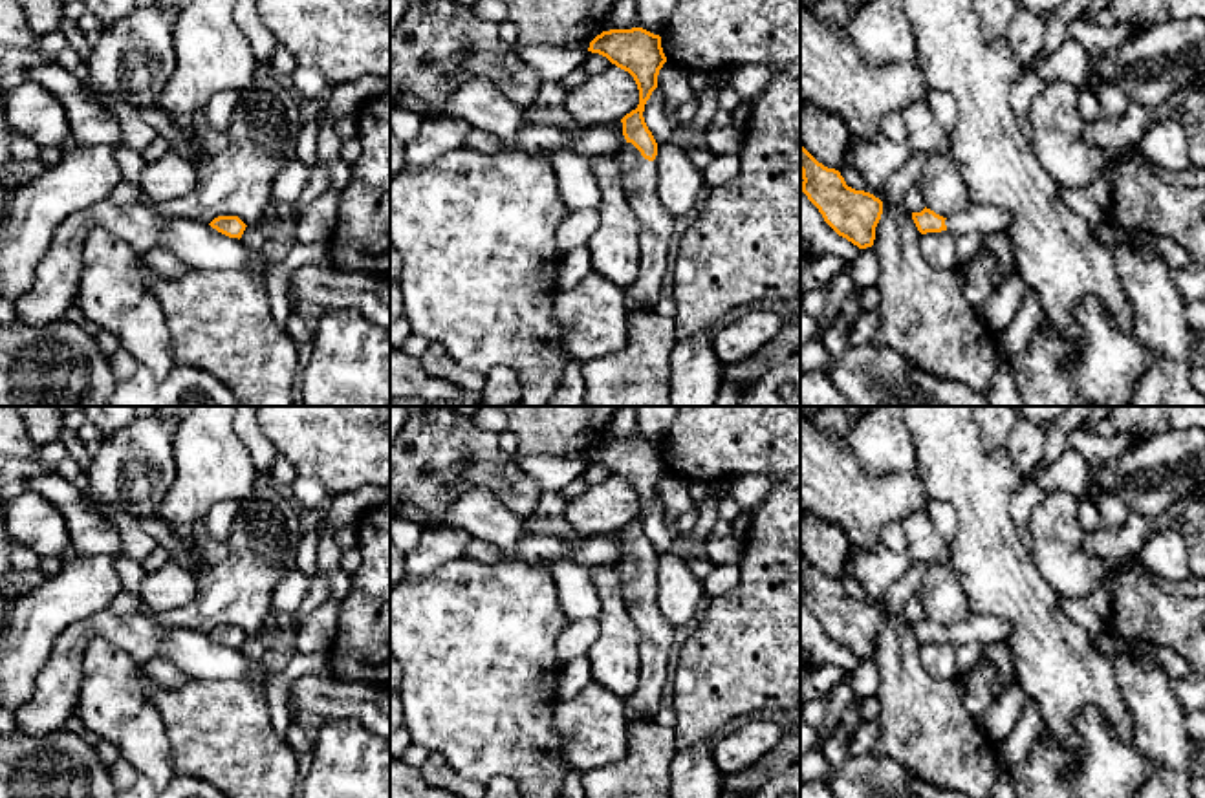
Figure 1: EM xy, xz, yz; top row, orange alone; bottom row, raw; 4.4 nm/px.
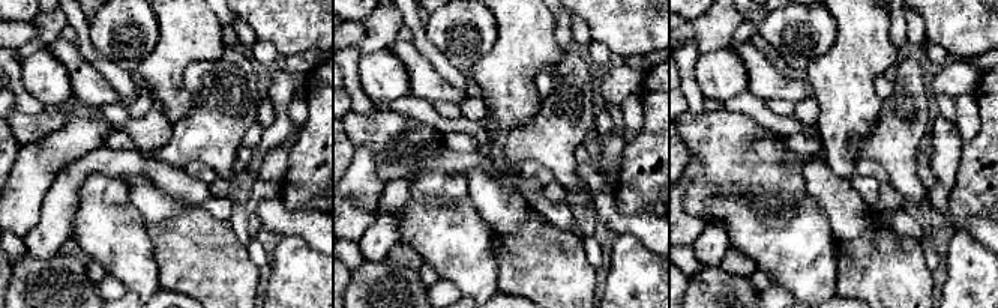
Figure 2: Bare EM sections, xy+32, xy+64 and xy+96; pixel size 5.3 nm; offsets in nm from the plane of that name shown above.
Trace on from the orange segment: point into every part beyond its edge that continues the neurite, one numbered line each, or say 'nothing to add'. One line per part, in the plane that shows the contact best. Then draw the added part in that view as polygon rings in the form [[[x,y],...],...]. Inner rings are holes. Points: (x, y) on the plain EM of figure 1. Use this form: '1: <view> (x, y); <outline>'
1: xz (640, 586); [[[626,553],[617,566],[623,600],[639,628],[639,685],[624,699],[626,723],[654,719],[661,708],[661,692],[670,681],[674,626],[657,608],[657,578]]]

